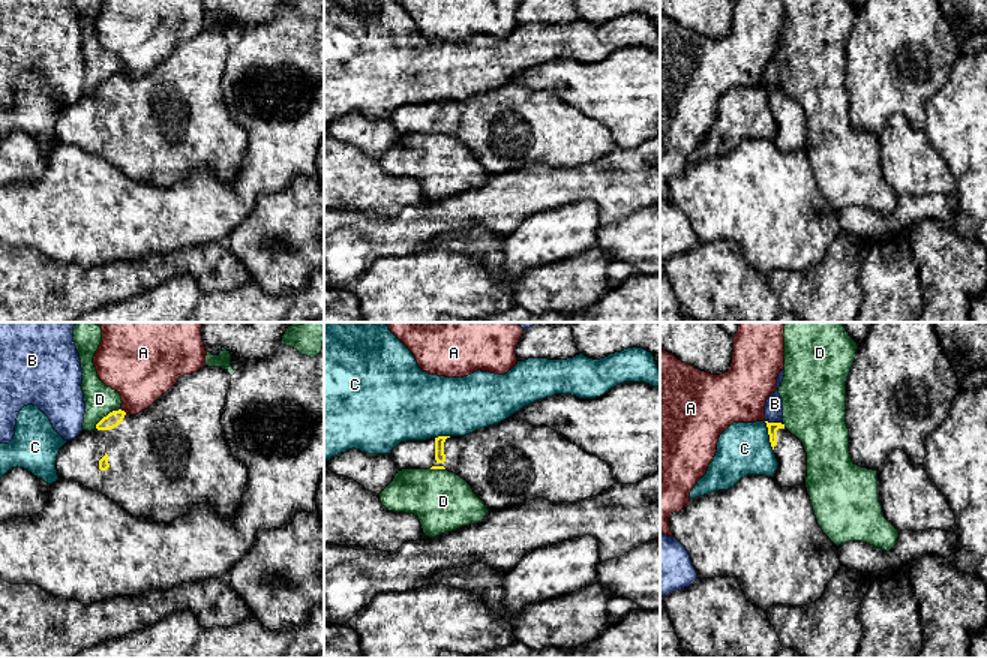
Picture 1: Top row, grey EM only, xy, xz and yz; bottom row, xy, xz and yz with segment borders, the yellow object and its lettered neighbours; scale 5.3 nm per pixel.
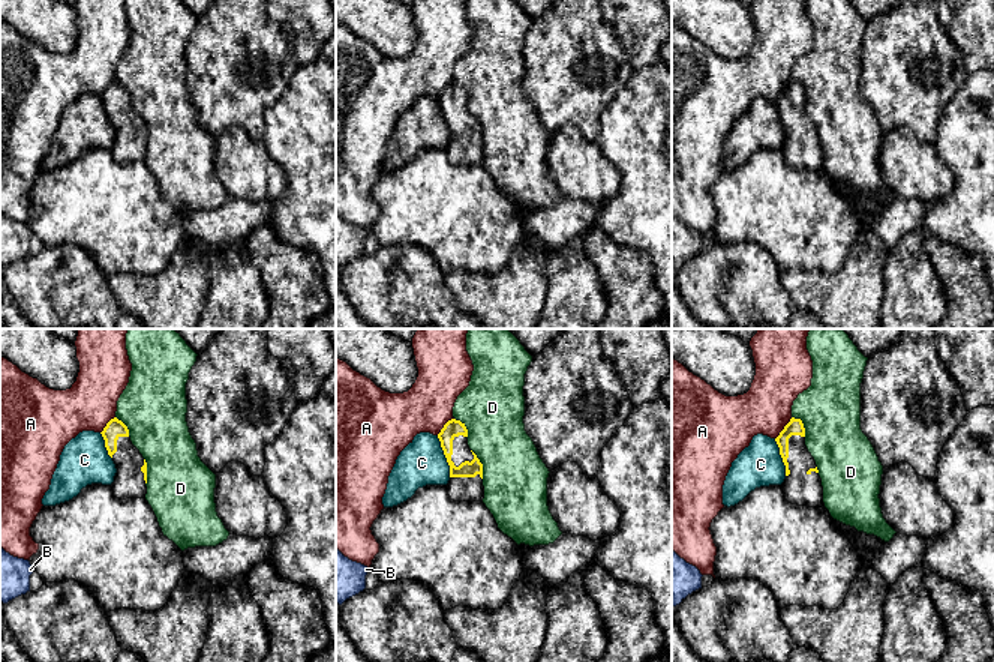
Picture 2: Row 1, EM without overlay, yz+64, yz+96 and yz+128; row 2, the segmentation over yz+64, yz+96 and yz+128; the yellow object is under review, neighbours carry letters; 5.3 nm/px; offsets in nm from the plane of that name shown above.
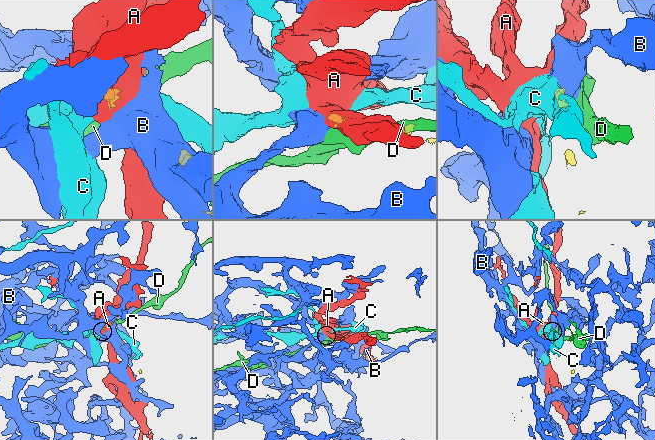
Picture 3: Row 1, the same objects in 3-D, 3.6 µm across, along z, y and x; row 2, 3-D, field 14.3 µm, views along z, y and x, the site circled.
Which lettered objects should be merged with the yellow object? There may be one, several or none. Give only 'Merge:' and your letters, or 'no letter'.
Merge: no letter

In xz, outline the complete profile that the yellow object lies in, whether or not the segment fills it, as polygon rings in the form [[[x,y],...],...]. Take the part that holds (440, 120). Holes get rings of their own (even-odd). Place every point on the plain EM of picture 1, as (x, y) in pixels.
[[[510,79],[465,100],[400,106],[390,121],[402,133],[447,133],[464,142],[488,174],[536,162],[580,166],[615,148],[606,126],[550,91]]]

